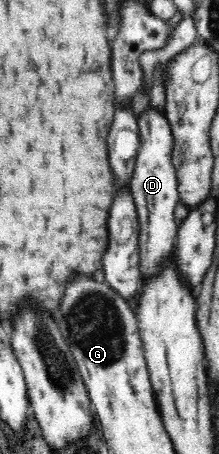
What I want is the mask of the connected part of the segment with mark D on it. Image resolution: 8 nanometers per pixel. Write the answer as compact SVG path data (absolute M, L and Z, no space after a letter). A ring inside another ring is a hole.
M148 105L137 119L141 145L128 187L134 197L134 207L136 207L139 221L138 259L140 259L140 273L142 273L143 282L144 279L156 274L156 271L163 267L167 256L171 255L175 248L178 227L174 218L174 209L180 201L180 197L171 157L174 137L165 111L154 109Z

